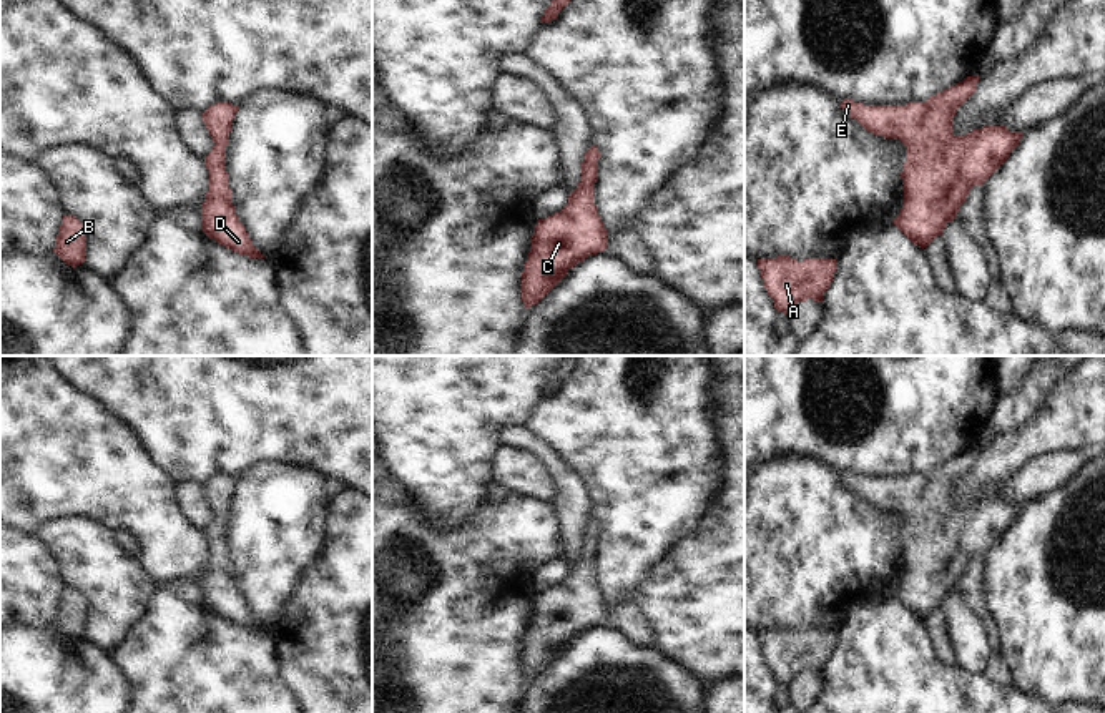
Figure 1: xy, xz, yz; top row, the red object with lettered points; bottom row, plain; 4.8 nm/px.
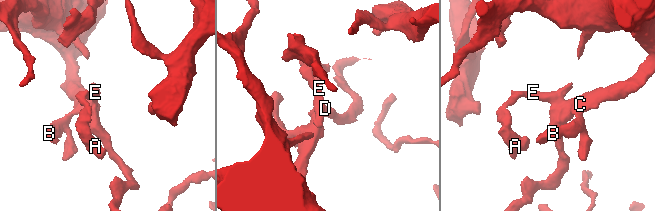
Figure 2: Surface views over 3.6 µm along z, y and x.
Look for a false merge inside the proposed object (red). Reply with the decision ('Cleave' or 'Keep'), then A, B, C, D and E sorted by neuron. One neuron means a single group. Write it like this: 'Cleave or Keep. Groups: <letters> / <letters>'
Keep. Groups: A B C D E.

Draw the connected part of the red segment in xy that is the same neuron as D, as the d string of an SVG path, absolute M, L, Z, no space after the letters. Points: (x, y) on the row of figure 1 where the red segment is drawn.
M218 101L203 111L203 123L214 143L204 160L209 173L209 186L201 208L203 233L219 244L248 258L263 259L249 234L238 219L233 206L233 193L226 173L226 151L229 131L238 111L238 105Z

